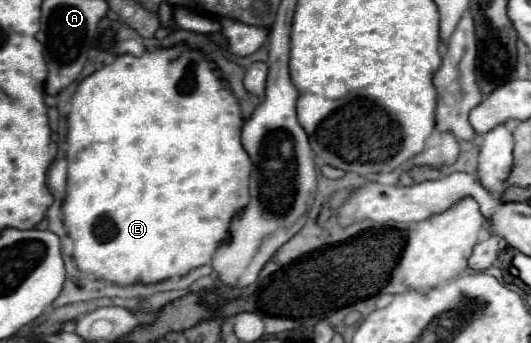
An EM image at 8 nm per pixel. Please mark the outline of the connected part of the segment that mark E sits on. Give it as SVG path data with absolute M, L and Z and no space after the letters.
M184 44L174 48L144 52L142 56L118 56L112 64L100 68L98 72L84 78L72 98L72 108L68 116L68 186L66 198L62 204L64 224L68 236L74 242L74 262L82 272L94 274L98 280L106 280L118 286L130 284L156 284L170 280L174 276L186 276L194 268L200 268L212 260L212 254L218 246L230 240L230 222L242 212L249 203L249 179L252 172L252 161L240 144L242 114L236 96L220 86L218 76L208 66L208 60L198 50L188 50Z

